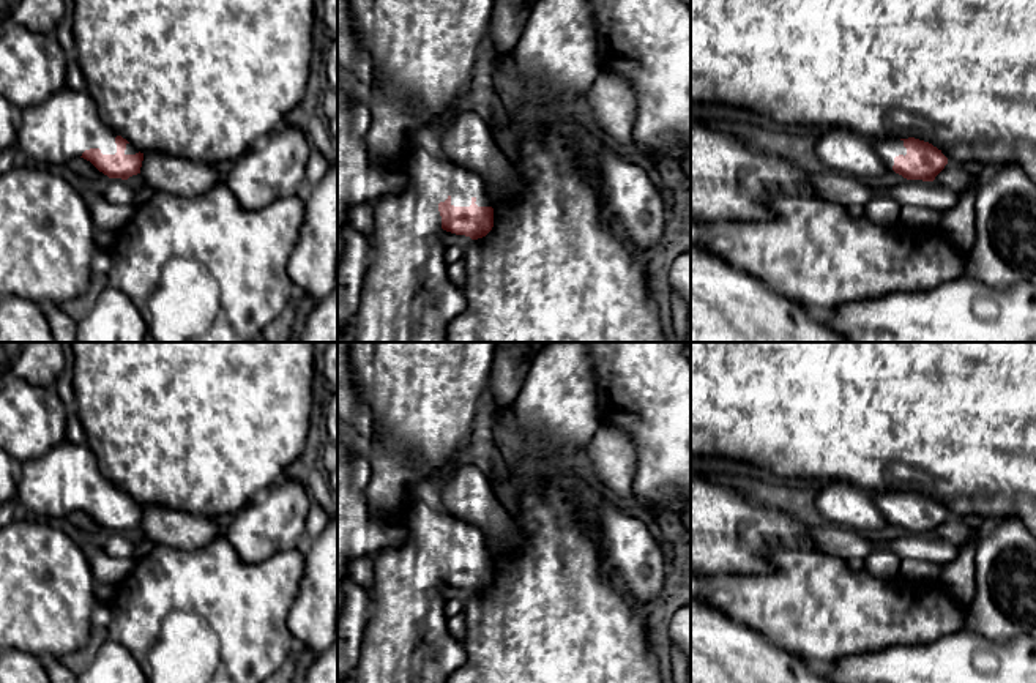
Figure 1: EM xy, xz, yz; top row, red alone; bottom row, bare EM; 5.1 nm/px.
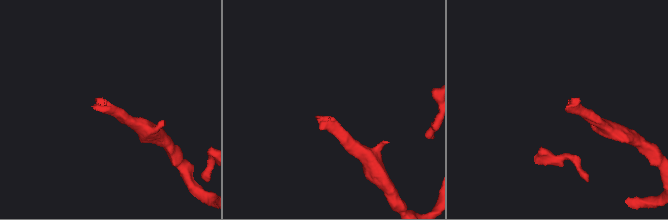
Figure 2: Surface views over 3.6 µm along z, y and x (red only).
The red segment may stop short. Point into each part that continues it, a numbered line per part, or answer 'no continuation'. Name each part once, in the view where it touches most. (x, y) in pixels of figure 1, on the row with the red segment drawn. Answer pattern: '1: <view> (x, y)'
1: xz (407, 295)

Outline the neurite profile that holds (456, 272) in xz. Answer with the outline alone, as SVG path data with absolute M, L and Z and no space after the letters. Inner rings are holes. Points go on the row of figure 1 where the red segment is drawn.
M464 259L448 265L448 276L456 287L464 287L467 281Z

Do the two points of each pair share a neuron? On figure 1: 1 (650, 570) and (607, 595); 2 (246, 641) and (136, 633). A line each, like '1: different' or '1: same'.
1: different
2: same

